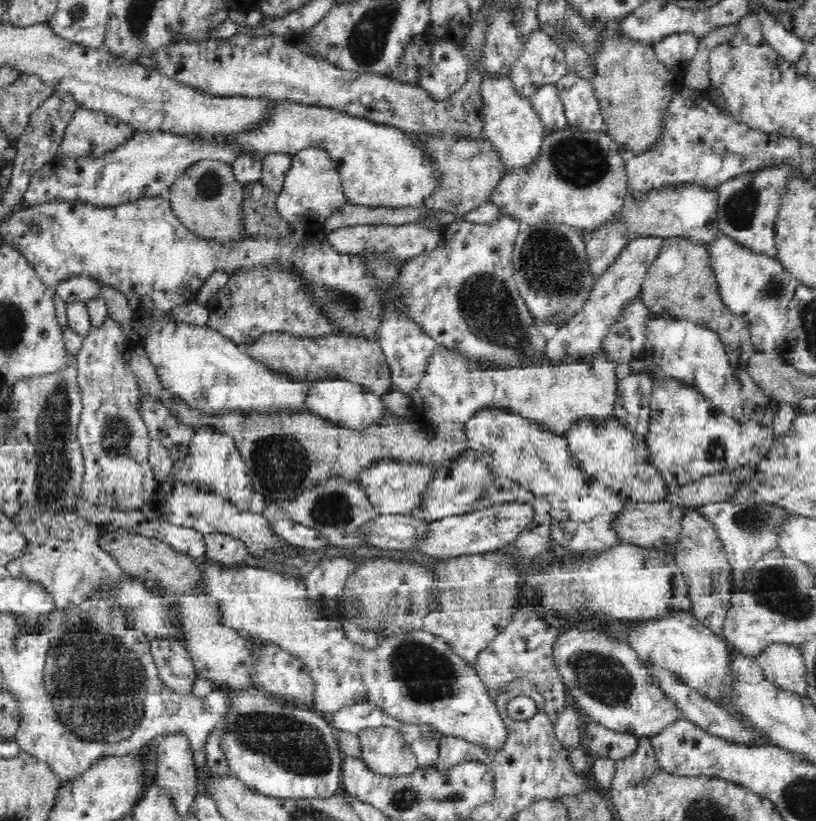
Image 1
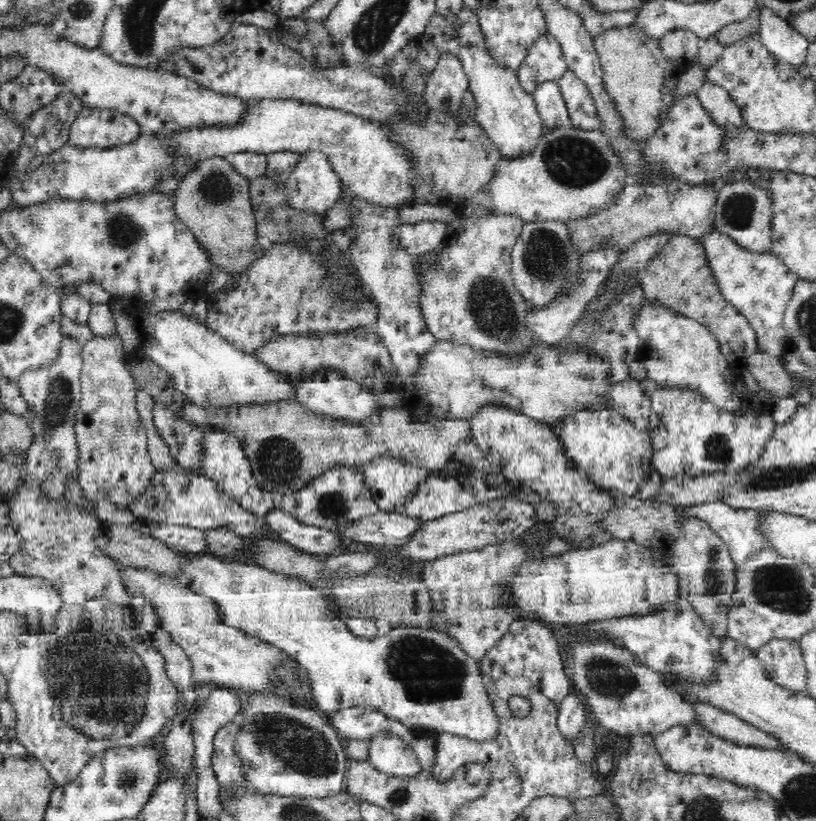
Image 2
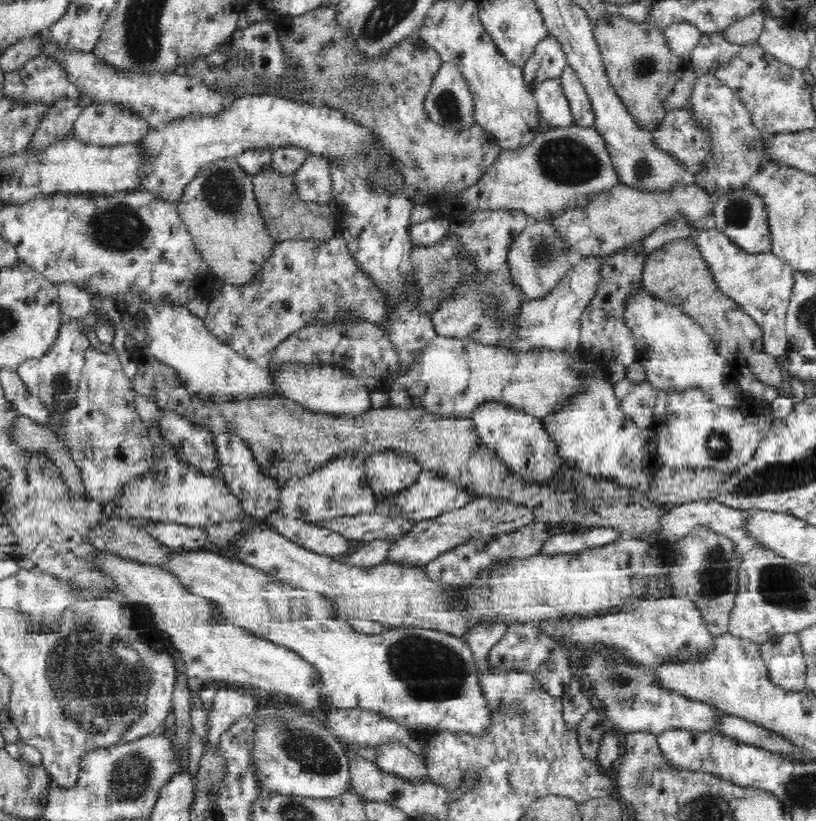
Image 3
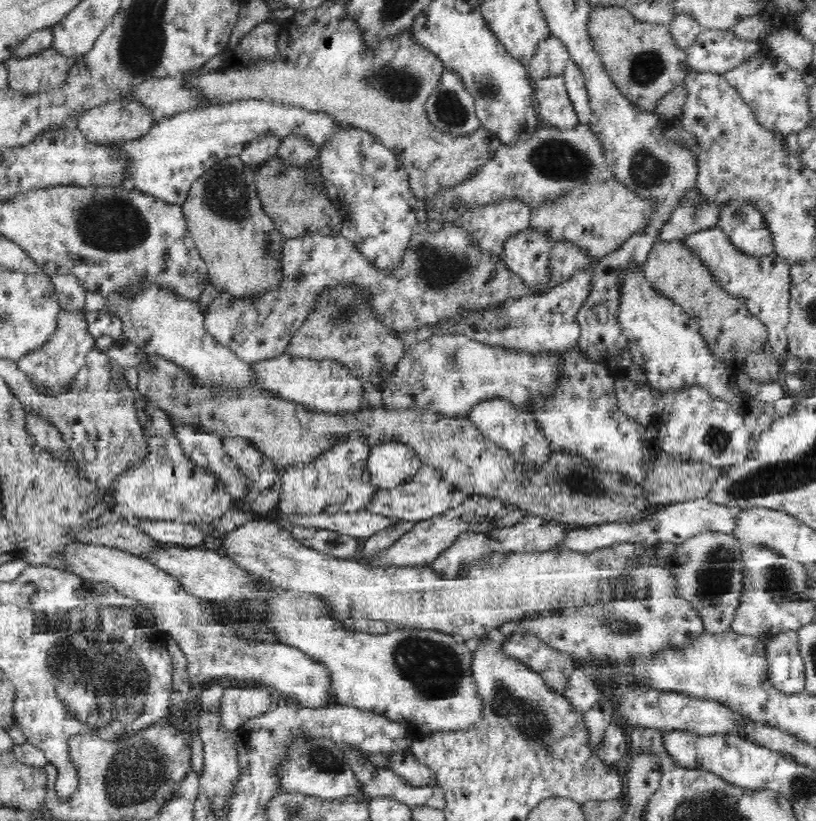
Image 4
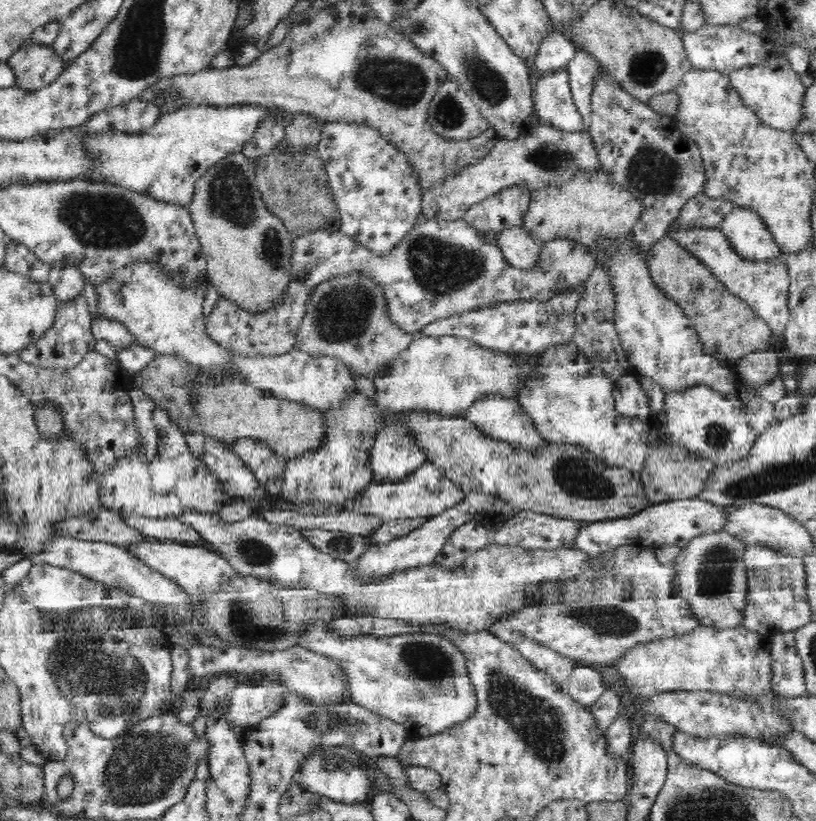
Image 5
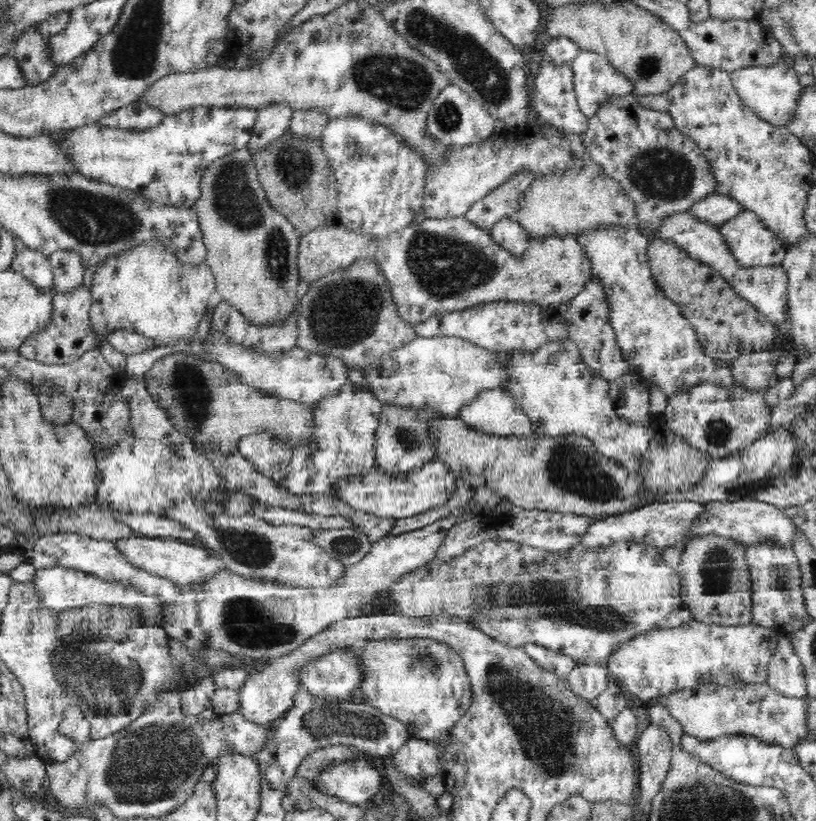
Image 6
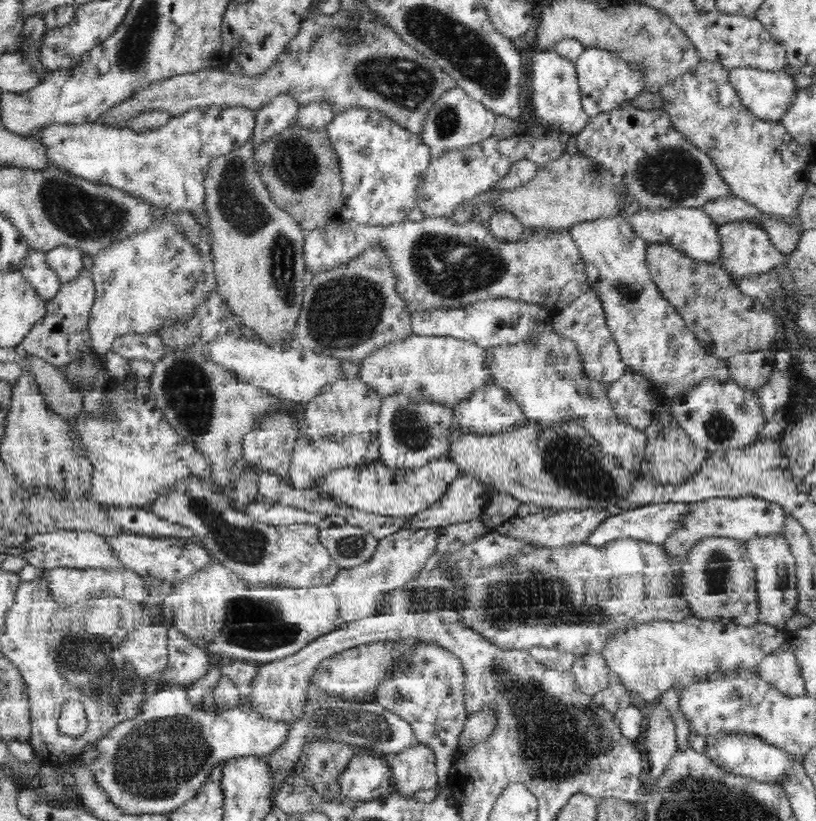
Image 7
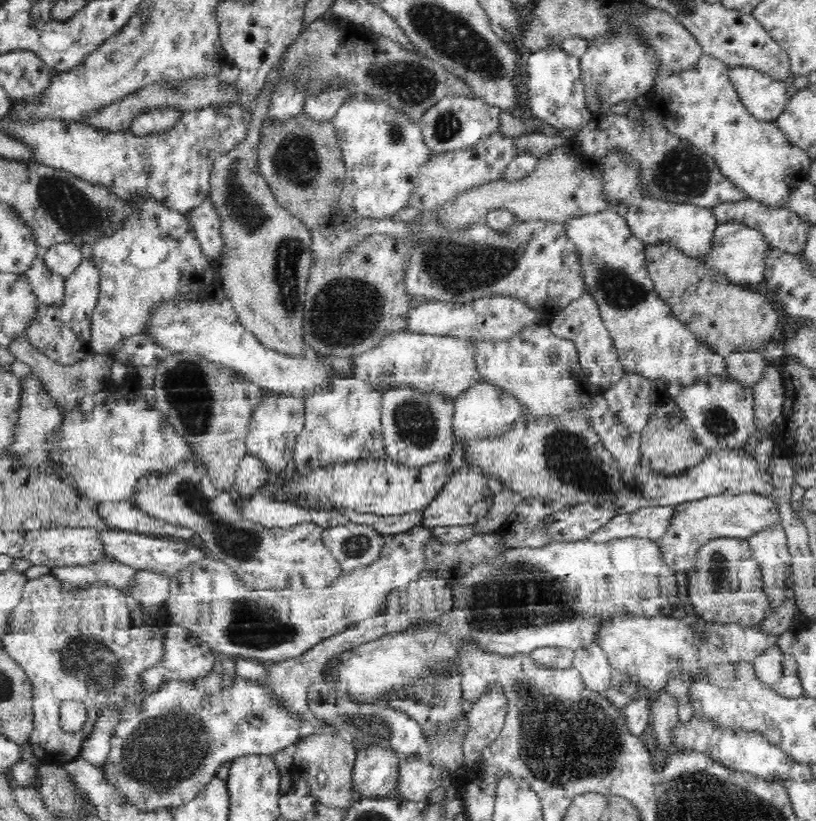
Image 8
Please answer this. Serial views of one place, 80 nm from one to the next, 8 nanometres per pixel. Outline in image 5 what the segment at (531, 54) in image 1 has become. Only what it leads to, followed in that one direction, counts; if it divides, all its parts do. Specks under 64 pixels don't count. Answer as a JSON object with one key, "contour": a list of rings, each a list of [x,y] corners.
{"contour":[[[560,31],[548,33],[540,43],[534,63],[538,74],[566,68],[567,64],[576,56],[578,48],[567,35]]]}

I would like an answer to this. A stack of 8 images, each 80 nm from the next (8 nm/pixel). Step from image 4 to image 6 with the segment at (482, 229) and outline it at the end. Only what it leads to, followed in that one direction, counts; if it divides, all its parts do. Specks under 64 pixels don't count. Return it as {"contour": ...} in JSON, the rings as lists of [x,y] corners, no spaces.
{"contour":[[[520,170],[518,174],[512,175],[490,194],[475,202],[464,218],[488,231],[491,231],[492,226],[504,216],[510,216],[513,220],[518,221],[515,212],[517,200],[536,177],[532,172],[527,172],[527,170],[521,172]]]}

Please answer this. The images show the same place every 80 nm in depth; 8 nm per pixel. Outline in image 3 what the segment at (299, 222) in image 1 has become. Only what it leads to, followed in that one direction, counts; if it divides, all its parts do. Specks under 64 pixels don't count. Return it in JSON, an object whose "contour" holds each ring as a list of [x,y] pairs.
{"contour":[[[312,153],[306,162],[303,162],[302,166],[298,168],[294,180],[297,181],[298,191],[302,193],[302,199],[330,202],[332,194],[331,174],[327,166],[327,158],[324,155]]]}

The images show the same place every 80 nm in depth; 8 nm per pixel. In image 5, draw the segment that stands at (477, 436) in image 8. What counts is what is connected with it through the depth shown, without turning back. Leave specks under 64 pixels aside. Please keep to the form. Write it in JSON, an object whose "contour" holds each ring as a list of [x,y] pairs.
{"contour":[[[500,393],[484,395],[466,409],[463,418],[472,423],[483,435],[516,443],[518,447],[535,447],[544,441],[533,420],[523,411],[519,400],[514,396],[505,397]]]}

